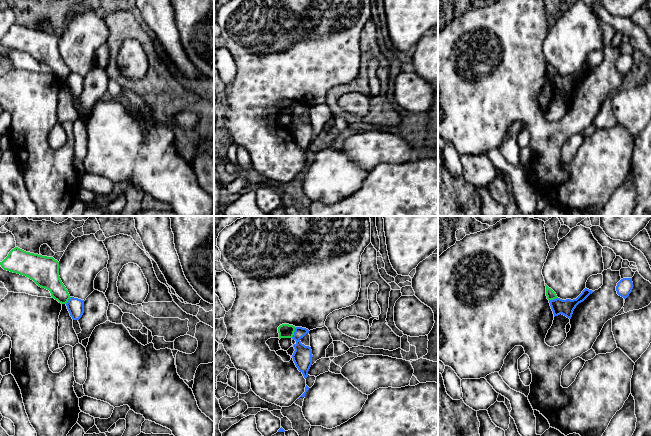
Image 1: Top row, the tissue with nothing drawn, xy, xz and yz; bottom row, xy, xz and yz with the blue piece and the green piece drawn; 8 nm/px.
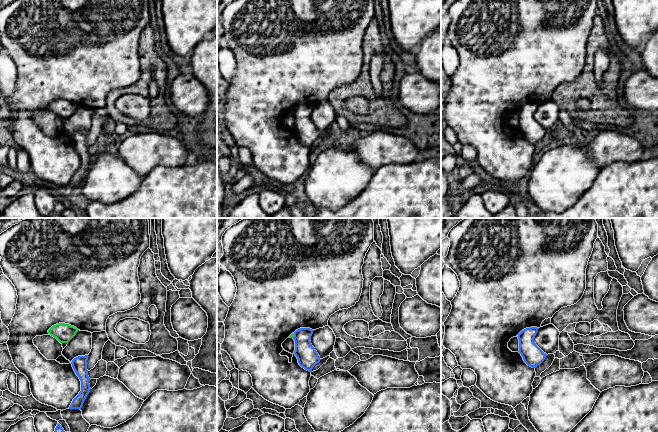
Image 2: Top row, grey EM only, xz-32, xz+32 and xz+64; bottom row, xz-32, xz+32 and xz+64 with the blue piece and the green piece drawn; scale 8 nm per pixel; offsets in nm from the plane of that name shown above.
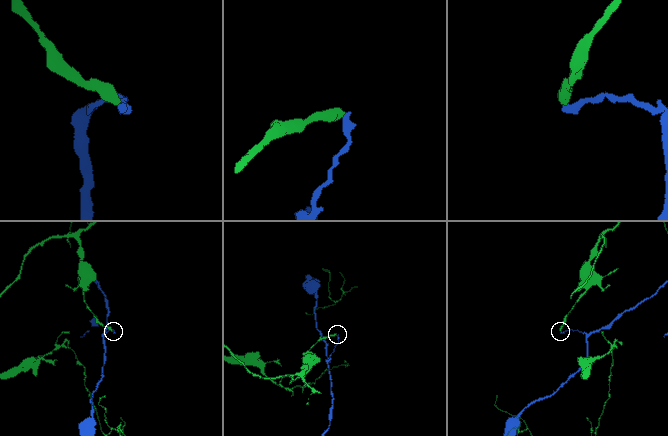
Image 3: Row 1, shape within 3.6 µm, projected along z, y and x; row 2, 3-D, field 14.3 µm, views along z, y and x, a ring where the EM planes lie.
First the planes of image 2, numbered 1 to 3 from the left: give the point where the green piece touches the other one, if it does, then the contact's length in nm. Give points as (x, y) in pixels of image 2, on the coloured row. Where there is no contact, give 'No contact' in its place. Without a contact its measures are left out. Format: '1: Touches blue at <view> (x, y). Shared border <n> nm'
1: No contact
2: Touches blue at xz+32 (294, 335). Shared border 40 nm
3: No contact

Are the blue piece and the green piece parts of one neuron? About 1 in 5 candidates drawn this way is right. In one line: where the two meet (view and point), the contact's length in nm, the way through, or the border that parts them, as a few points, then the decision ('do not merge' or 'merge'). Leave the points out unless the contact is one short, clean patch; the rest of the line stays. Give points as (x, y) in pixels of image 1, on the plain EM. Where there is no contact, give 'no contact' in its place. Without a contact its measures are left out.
meets blue in xz at (294, 108); contact 100 nm long; border along xz (296, 103), (291, 113); do not merge

